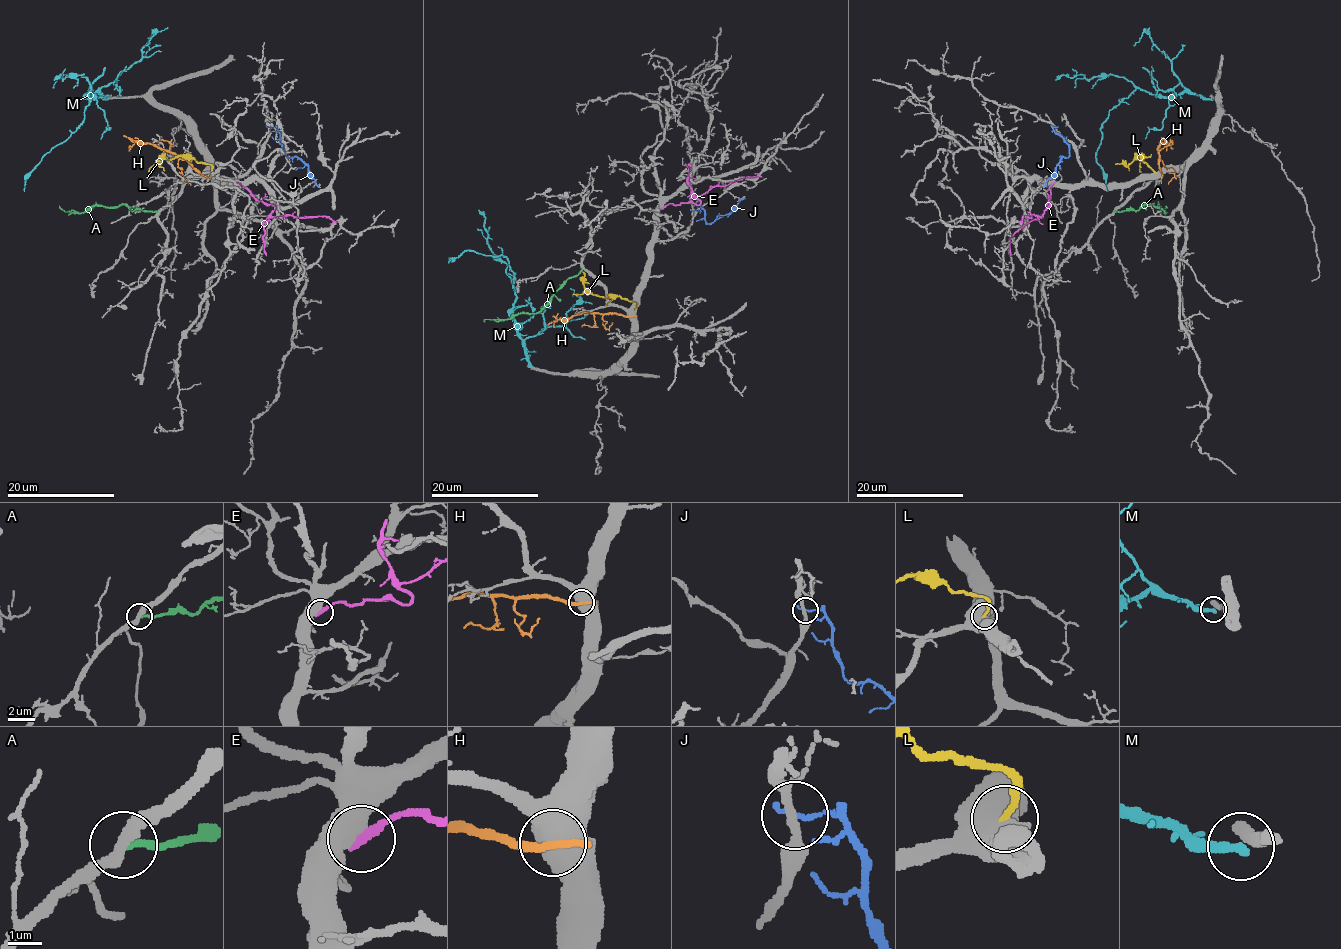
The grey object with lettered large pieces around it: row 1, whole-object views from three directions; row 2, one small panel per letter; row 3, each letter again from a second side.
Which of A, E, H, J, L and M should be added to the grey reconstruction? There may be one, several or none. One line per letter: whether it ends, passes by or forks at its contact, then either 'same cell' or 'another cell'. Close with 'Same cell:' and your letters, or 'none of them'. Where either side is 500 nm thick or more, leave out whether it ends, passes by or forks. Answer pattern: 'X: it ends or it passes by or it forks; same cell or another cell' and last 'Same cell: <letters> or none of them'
A: it ends; another cell
E: another cell
H: another cell
J: it ends; another cell
L: another cell
M: it ends; another cell
Same cell: none of them

